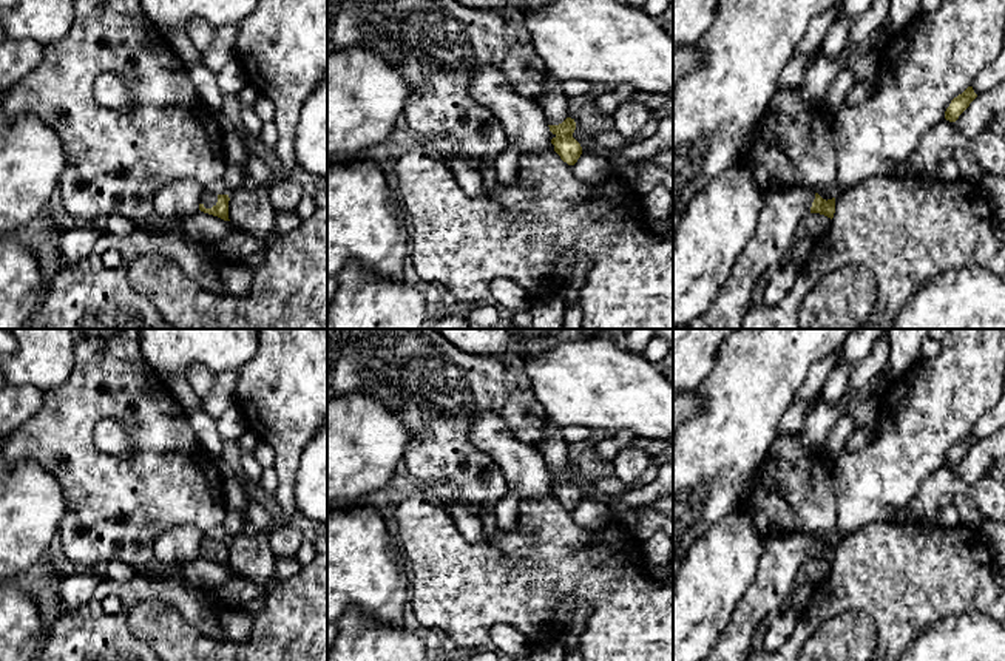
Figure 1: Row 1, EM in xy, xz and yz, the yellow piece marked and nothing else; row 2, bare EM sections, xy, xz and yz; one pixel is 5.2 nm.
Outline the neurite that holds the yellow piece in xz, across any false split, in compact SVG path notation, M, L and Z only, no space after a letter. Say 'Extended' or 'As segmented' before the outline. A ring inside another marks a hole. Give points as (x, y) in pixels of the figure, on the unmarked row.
Extended. M548 422L536 448L542 454L550 477L554 480L551 485L554 497L563 508L574 511L582 500L582 493L573 483L576 468L568 460L567 442L562 437L560 428Z

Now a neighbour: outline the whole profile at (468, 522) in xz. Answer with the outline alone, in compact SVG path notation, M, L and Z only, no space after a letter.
M457 496L442 499L440 502L451 513L459 531L469 542L477 542L485 534L480 516Z

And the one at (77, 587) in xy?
M69 568L68 576L59 588L62 610L74 613L83 608L102 579L102 571L76 571Z

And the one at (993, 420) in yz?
M1005 386L994 408L985 412L973 428L973 436L979 442L1005 428Z

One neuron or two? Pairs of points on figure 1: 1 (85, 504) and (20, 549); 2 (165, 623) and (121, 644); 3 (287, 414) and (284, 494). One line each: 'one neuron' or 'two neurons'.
1: two neurons
2: two neurons
3: one neuron

